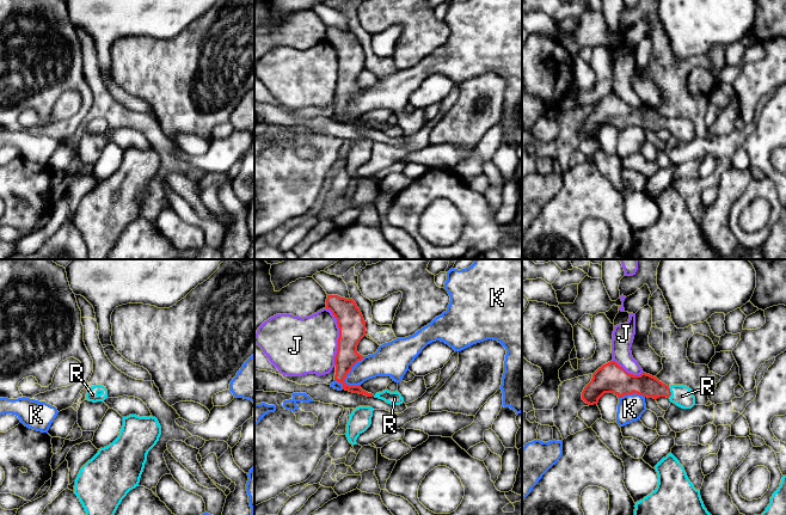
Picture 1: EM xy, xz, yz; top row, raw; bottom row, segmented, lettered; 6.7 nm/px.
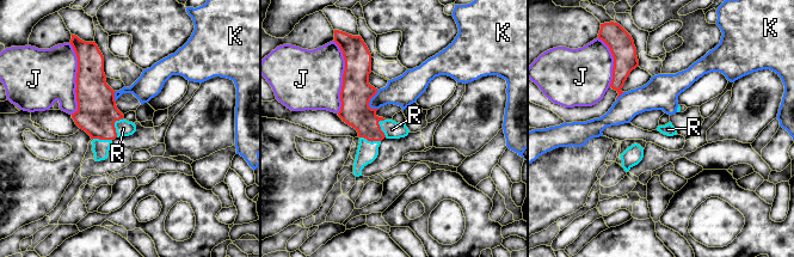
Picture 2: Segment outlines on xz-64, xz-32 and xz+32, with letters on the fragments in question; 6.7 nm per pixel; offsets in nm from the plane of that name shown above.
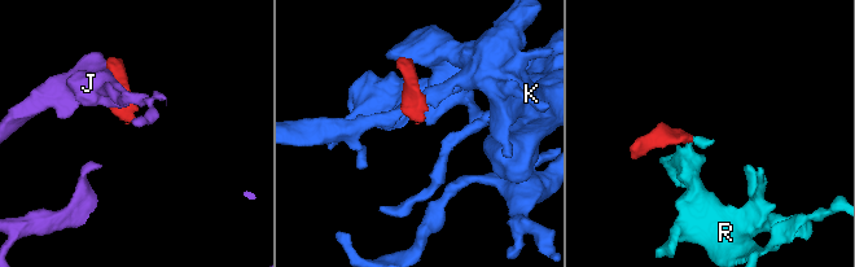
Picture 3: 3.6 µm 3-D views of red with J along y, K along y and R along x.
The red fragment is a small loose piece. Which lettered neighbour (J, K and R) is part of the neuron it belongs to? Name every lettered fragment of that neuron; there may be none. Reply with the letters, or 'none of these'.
R

